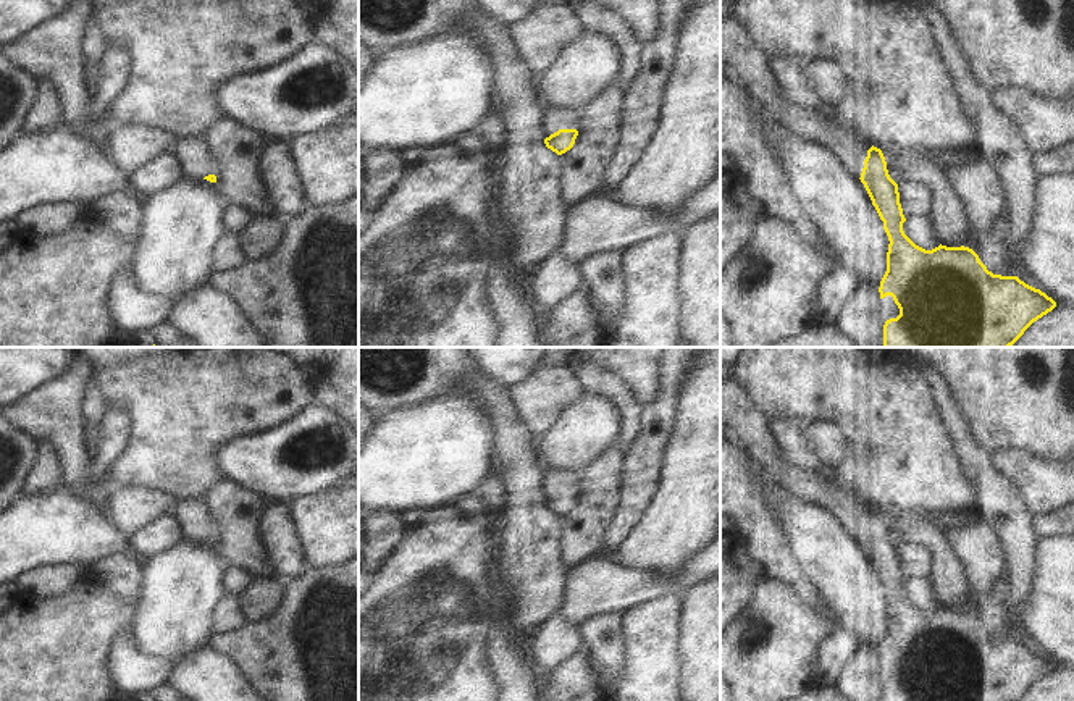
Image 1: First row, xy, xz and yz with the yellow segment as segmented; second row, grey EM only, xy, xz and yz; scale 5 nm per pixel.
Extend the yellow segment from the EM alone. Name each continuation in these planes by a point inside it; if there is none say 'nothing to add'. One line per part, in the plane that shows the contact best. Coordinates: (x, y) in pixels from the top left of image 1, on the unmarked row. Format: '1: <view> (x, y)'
1: yz (742, 415)

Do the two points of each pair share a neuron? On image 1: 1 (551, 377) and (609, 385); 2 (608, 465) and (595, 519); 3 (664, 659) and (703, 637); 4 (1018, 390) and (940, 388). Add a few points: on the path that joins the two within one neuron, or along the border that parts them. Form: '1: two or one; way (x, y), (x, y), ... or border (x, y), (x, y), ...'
1: two; border (566, 364), (583, 391)
2: one; way (601, 478), (595, 506)
3: two; border (682, 614), (679, 622), (677, 684)
4: two; border (931, 364), (943, 378), (953, 404), (966, 422)

